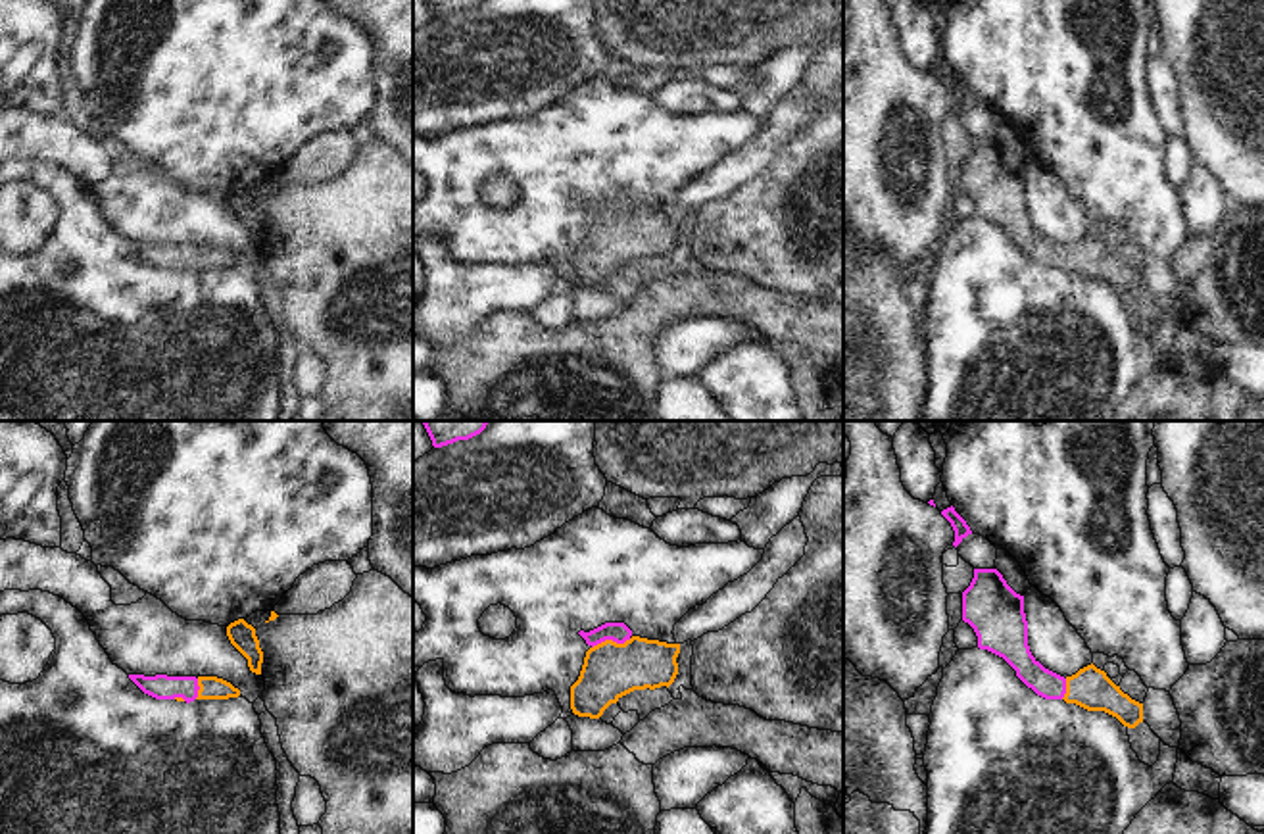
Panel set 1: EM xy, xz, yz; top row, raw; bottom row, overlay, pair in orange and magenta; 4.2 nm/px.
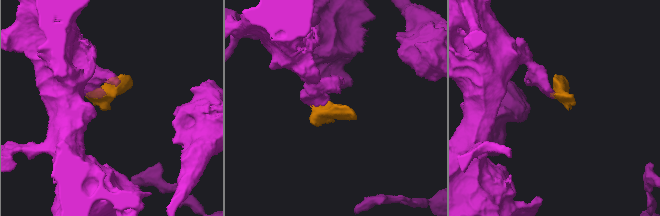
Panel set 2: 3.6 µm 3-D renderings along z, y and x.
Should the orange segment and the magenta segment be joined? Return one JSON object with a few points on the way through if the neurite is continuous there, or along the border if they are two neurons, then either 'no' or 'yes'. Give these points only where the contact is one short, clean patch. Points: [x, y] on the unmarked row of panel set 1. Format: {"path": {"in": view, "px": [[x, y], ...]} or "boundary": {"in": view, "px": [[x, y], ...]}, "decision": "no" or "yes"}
{"path": {"in": "xz", "px": [[609, 241], [611, 210], [619, 202]]}, "decision": "yes"}

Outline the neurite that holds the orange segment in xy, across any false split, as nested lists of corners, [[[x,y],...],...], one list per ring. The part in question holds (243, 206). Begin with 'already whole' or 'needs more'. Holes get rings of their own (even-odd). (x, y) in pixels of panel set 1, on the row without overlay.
already whole; [[[238,188],[227,196],[231,213],[248,229],[252,242],[261,244],[263,221],[255,206],[255,198],[244,188]]]

